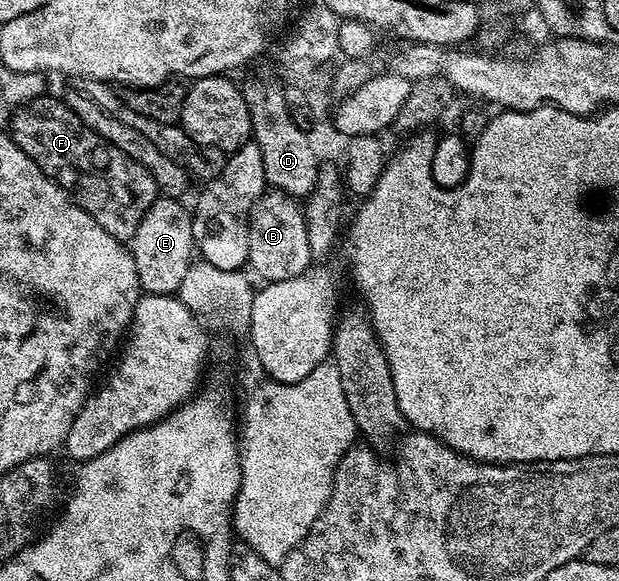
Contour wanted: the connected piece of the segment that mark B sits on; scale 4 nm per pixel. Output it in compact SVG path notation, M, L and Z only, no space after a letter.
M264 191L263 197L253 206L251 217L247 220L247 229L249 230L247 264L260 276L260 281L279 284L283 280L297 278L312 267L302 207L284 192Z

